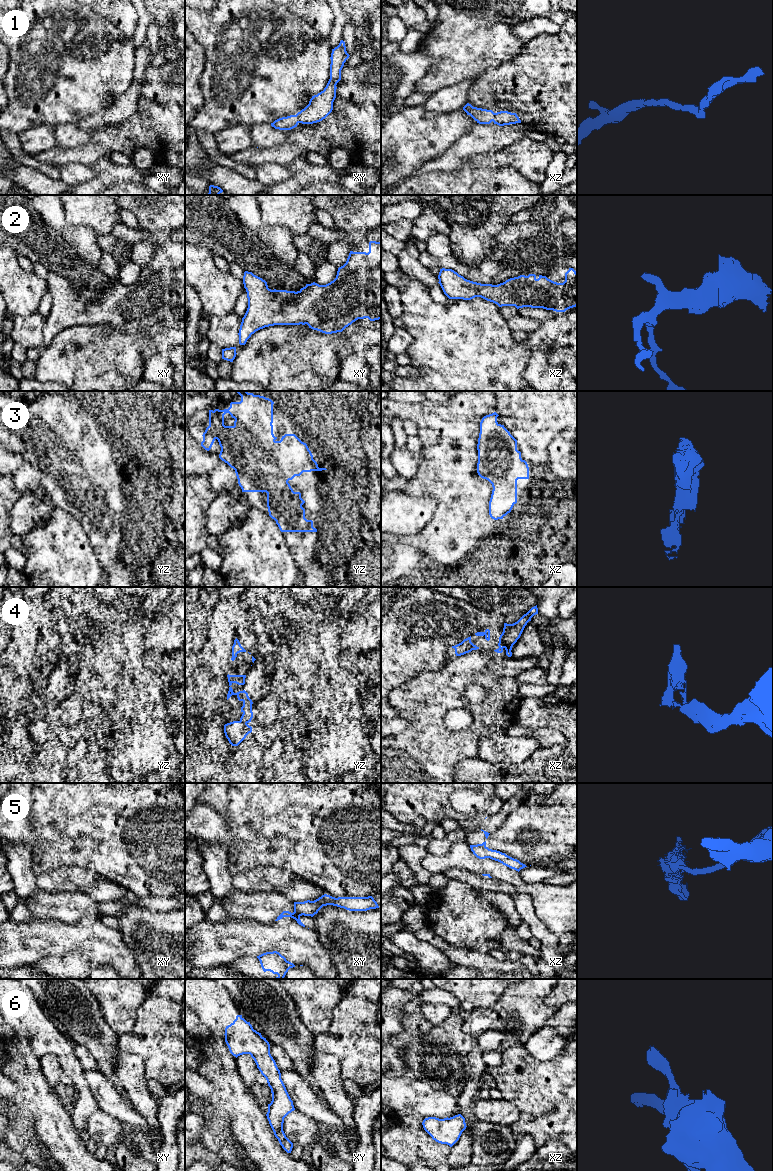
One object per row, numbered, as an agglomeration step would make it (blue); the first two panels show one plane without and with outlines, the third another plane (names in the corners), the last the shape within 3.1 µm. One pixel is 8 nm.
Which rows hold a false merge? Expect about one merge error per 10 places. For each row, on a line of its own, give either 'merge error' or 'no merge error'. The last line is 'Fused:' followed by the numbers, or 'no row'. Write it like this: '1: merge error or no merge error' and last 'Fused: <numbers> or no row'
1: no merge error
2: no merge error
3: no merge error
4: merge error
5: no merge error
6: no merge error
Fused: 4

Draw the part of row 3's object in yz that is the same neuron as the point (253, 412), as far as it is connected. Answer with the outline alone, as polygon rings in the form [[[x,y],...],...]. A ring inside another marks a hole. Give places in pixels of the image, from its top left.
[[[237,391],[241,396],[240,402],[231,402],[228,409],[209,410],[209,426],[203,433],[201,446],[209,451],[217,439],[221,447],[219,458],[235,470],[238,484],[242,492],[266,492],[267,507],[269,516],[276,521],[281,532],[317,532],[313,527],[313,521],[305,518],[305,509],[302,505],[305,501],[301,498],[300,492],[294,492],[288,483],[295,476],[303,472],[322,471],[326,468],[319,468],[317,462],[306,443],[302,442],[295,434],[285,434],[280,441],[273,434],[273,404],[274,402],[260,395],[254,395],[247,391]],[[229,413],[235,419],[233,426],[224,425],[224,415]]]

